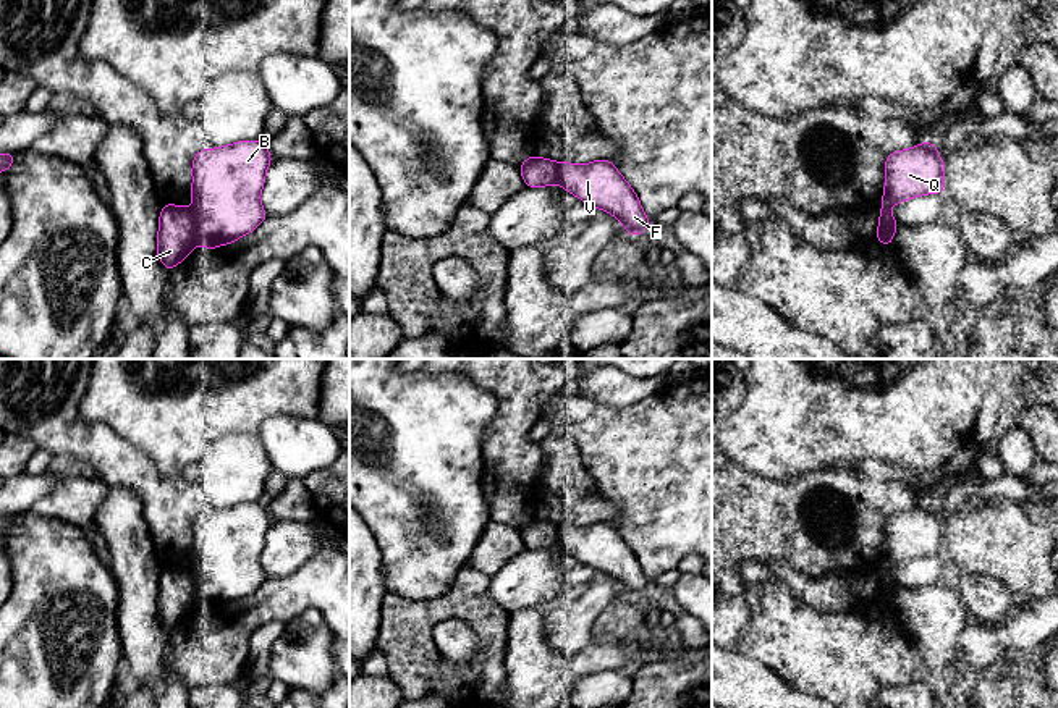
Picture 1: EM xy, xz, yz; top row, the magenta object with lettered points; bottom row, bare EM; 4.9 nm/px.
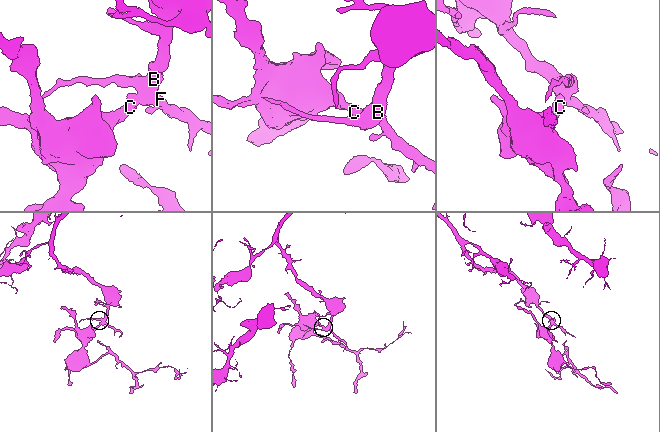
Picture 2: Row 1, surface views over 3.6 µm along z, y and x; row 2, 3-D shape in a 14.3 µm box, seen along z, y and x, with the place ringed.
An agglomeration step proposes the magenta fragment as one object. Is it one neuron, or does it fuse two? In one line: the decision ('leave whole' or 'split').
split

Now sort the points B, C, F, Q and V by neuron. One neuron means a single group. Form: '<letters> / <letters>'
B F Q V / C

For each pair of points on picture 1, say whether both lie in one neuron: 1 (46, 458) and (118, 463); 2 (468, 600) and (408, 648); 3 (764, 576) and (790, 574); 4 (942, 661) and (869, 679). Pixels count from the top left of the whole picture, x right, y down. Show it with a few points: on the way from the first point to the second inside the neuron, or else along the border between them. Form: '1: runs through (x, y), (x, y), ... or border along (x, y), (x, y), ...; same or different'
1: border along (38, 446), (60, 459); different
2: runs through (452, 605), (440, 608), (416, 632); same
3: border along (765, 566), (778, 581); different
4: border along (898, 621), (909, 648), (916, 655); different

